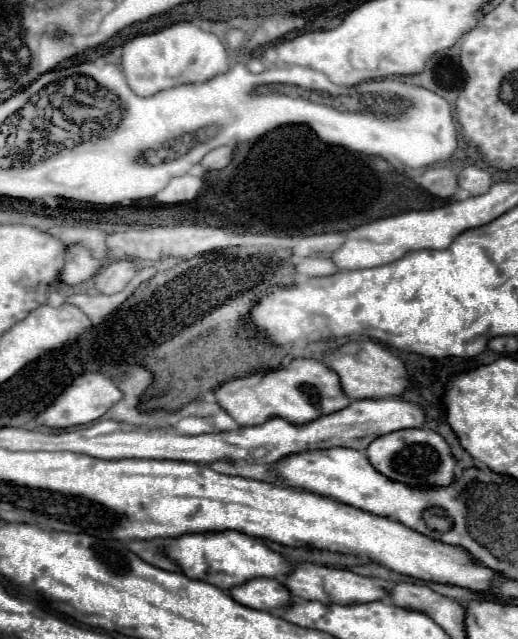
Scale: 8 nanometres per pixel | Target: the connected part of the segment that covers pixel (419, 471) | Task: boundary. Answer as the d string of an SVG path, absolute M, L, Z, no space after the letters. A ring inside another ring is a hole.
M400 429L388 435L378 437L366 449L370 463L394 481L402 481L414 487L432 487L432 485L450 485L454 479L454 457L448 443L432 429Z

